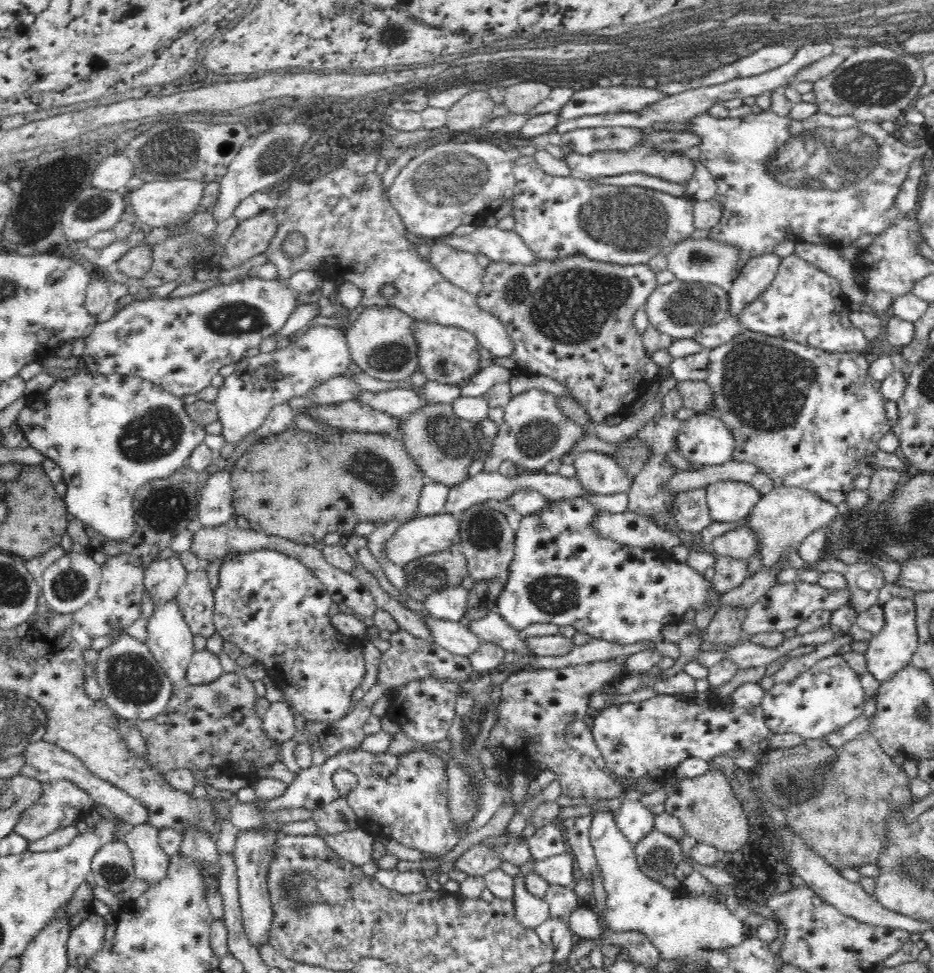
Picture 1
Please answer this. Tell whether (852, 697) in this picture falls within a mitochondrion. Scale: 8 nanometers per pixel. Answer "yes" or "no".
no

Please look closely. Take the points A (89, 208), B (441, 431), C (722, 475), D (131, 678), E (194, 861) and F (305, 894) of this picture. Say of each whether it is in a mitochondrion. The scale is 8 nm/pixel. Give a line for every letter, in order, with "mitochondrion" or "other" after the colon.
A: mitochondrion
B: mitochondrion
C: other
D: mitochondrion
E: other
F: mitochondrion

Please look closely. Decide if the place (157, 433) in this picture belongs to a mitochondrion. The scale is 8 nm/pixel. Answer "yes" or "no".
yes

